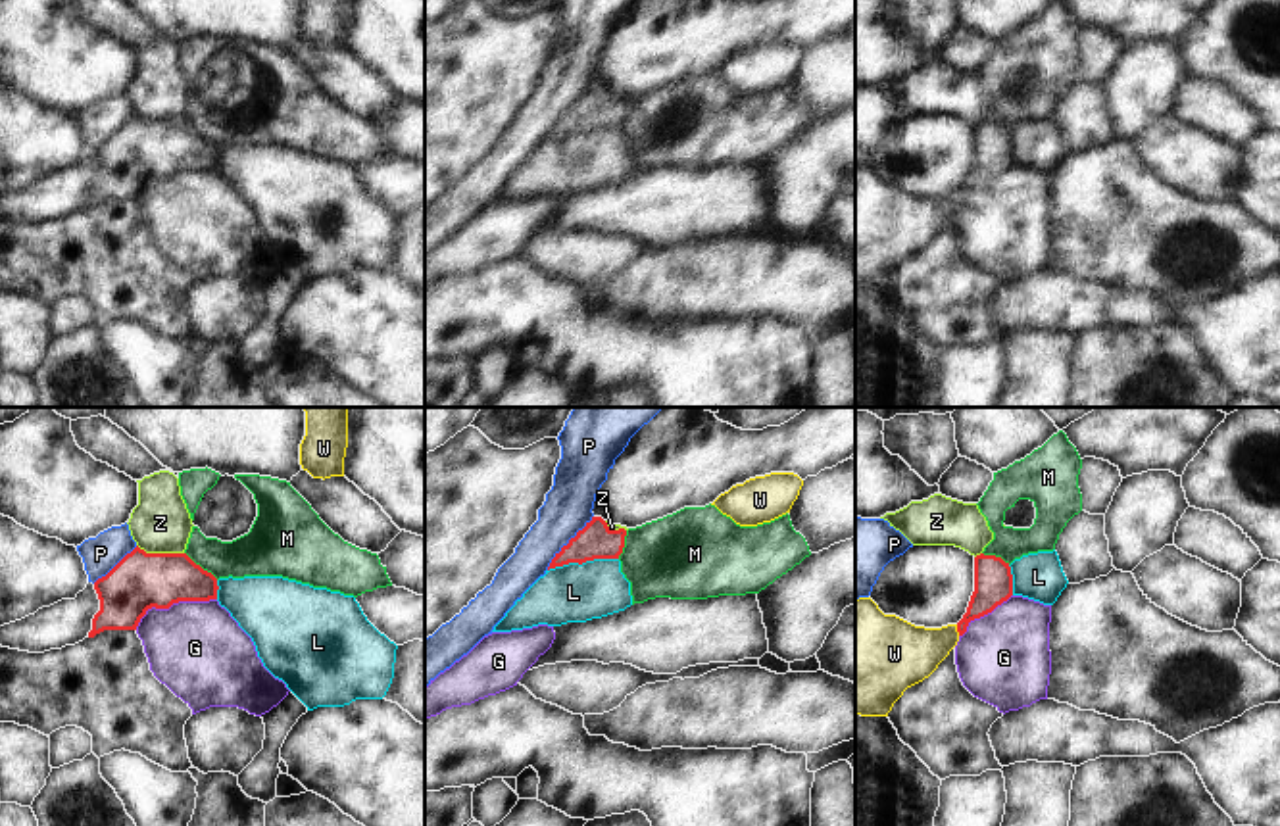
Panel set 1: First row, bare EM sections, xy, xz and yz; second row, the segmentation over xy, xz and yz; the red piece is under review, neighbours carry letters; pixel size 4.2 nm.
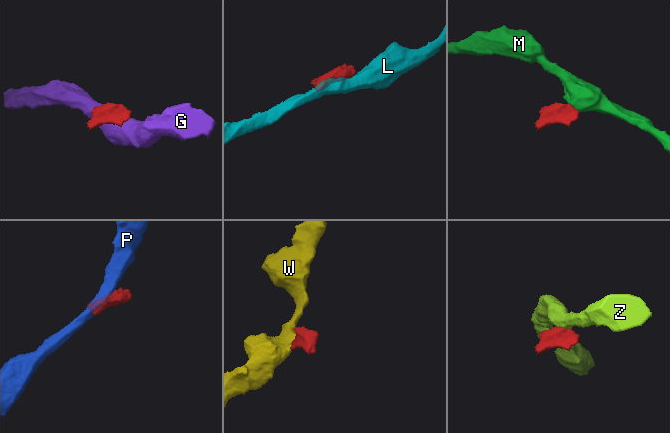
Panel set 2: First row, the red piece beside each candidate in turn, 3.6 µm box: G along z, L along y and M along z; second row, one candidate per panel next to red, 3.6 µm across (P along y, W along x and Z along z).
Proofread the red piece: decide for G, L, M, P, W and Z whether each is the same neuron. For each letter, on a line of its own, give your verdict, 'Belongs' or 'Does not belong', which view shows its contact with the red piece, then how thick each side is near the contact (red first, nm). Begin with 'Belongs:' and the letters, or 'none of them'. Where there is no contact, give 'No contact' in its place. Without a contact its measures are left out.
Belongs: none of them
G: Does not belong. Touches red in xy. Thickness 240 nm (red) against 400 nm
L: Does not belong. Touches red in xz. Thickness 150 nm (red) against 240 nm
M: Does not belong. Touches red in xy. Thickness 240 nm (red) against 190 nm
P: Does not belong. Touches red in xz. Thickness 150 nm (red) against 200 nm
W: Does not belong. Touches red in yz. Thickness 160 nm (red) against 260 nm
Z: Does not belong. Touches red in xy. Thickness 240 nm (red) against 240 nm.

